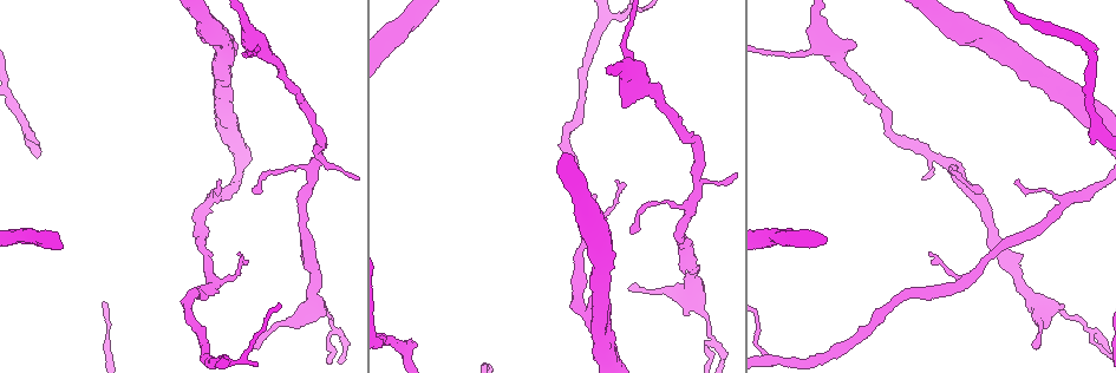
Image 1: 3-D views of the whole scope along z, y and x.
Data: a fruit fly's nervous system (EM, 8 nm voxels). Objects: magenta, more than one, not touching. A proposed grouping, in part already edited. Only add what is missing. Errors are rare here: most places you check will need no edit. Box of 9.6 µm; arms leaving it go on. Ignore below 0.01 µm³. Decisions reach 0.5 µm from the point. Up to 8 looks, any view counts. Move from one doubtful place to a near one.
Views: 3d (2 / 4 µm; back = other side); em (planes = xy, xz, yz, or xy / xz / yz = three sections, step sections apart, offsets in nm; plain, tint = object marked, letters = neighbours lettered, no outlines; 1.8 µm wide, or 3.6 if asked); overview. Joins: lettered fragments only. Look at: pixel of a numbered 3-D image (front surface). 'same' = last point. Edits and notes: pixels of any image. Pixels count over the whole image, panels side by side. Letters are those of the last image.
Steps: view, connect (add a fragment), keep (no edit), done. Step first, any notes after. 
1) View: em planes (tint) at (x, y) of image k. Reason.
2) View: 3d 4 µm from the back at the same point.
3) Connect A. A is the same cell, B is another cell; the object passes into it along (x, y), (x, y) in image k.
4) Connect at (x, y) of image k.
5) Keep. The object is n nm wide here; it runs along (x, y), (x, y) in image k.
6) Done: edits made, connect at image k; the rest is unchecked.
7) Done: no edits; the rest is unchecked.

View: 3d 2 µm at (1036, 346) of image 1. Thin end.

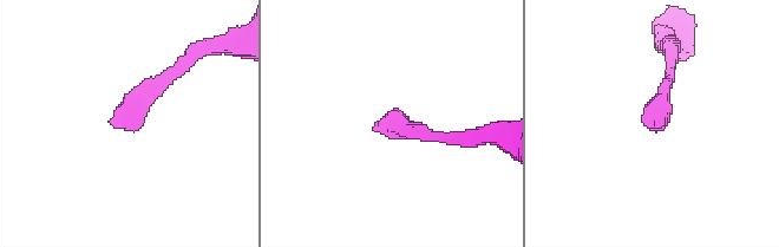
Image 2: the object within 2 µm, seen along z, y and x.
View: em xz step 8 (letters) at (380, 122) of image 2.

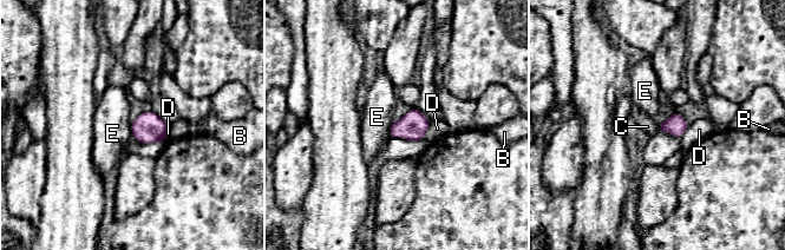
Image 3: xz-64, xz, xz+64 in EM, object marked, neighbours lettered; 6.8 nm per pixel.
Connect C. C is the same cell, B, D and E are other cells; the object passes into it along (675, 125), (658, 127), (647, 126) in image 3; the cell continues.

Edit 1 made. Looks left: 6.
View: overview. See it whole again.

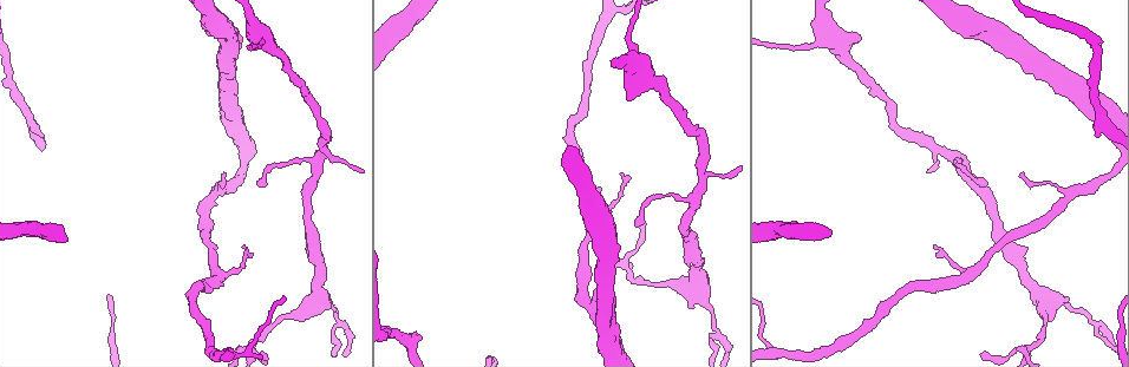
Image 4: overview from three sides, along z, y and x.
View: 3d 2 µm at (260, 185) of image 4. Free end.

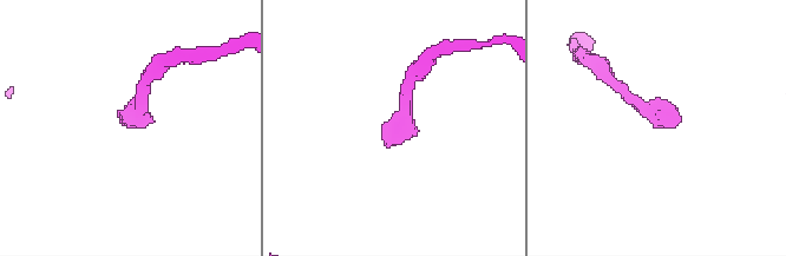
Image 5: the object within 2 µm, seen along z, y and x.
View: em planes (letters) at (129, 123) of image 5. Now the EM.

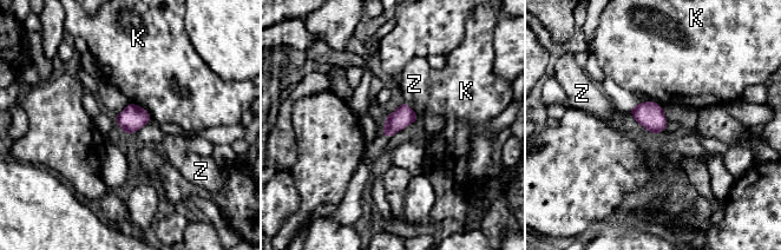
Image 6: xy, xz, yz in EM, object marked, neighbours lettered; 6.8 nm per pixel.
Keep. The longest contact is with K, 190 nm; K and Z are other cells; no lettered fragment goes on from it.

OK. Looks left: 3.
View: 3d 2 µm at (1096, 325) of image 4. Side arm on a straight run.

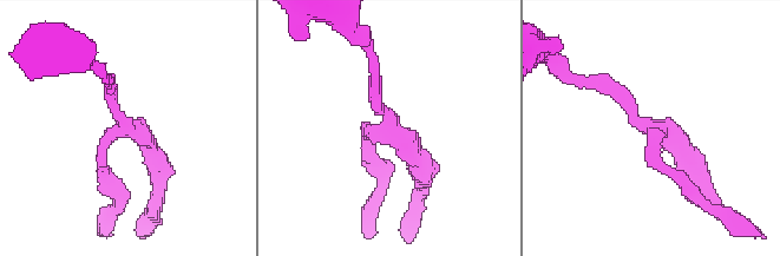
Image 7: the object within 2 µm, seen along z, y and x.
View: em planes (letters) at (647, 125) of image 7. 3 arms meet here; now the EM.

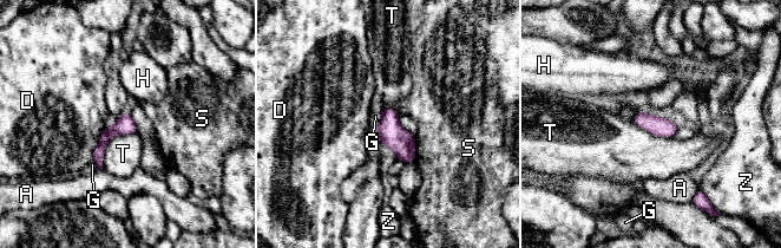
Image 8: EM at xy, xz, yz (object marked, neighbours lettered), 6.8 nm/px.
Keep. The object is 130 nm wide here; the longest contact is with T, 360 nm; A, D, G, H, S, T and Z are other cells; no lettered fragment goes on from it.

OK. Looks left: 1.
Done: edits made, connect at image 3; the rest is unchecked.

